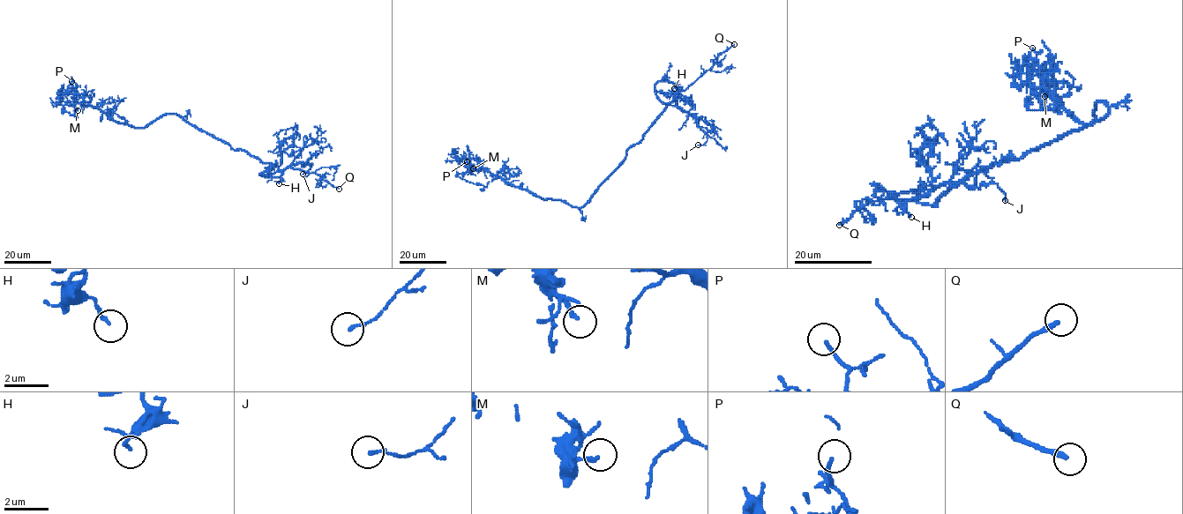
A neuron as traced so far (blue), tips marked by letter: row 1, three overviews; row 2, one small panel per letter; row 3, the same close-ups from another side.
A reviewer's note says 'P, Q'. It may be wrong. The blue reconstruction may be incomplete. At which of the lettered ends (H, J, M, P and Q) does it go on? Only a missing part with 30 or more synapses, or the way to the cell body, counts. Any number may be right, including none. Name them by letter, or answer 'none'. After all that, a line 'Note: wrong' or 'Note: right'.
P, Q
Note: right

